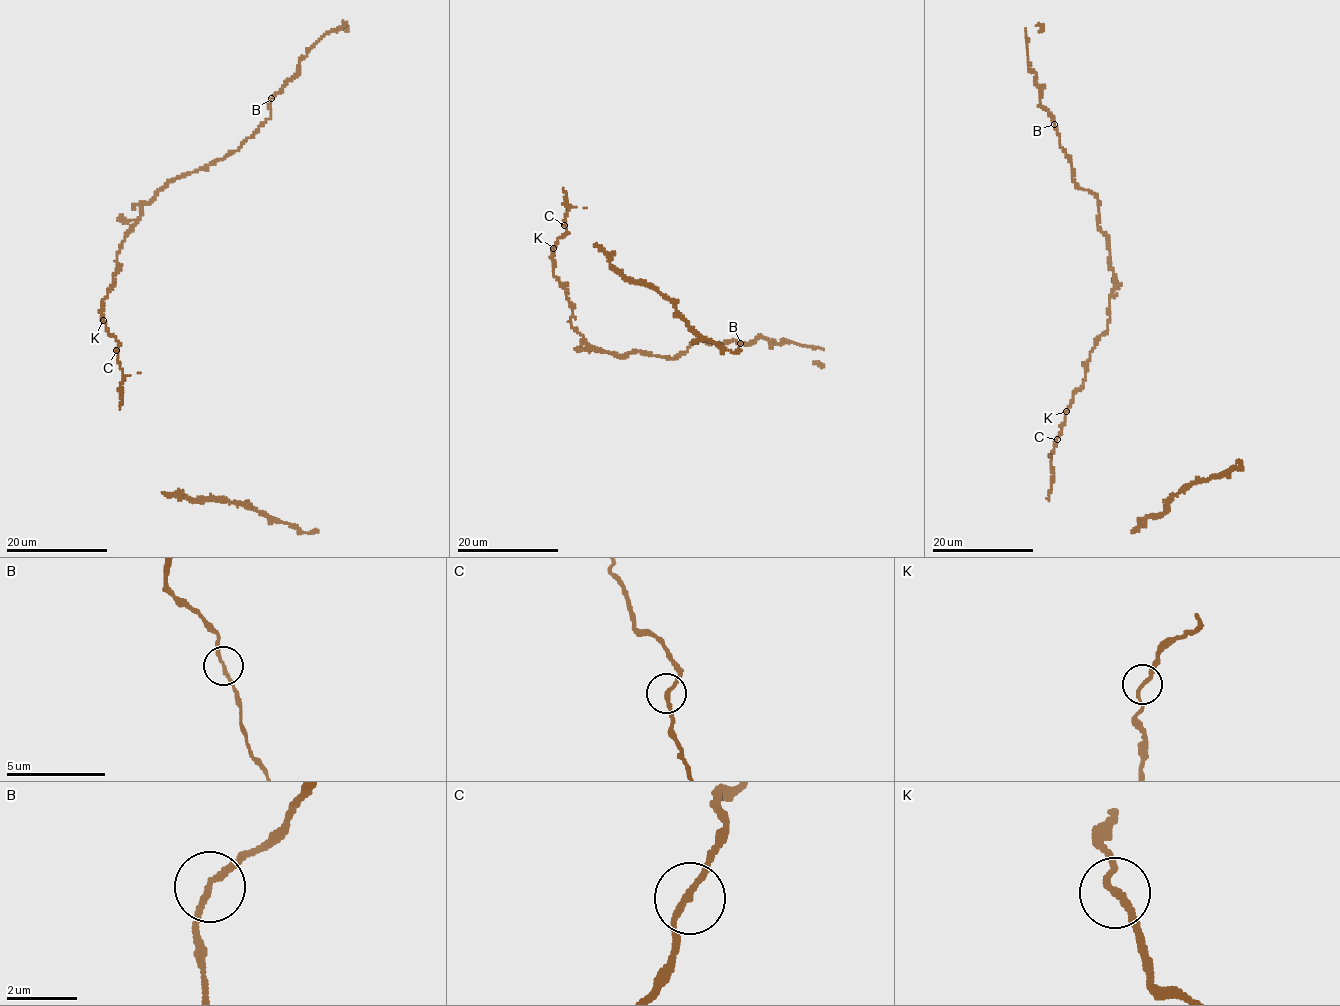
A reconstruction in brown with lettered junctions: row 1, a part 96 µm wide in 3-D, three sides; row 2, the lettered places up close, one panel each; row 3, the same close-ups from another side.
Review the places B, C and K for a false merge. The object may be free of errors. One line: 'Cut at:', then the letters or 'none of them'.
Cut at: none of them

